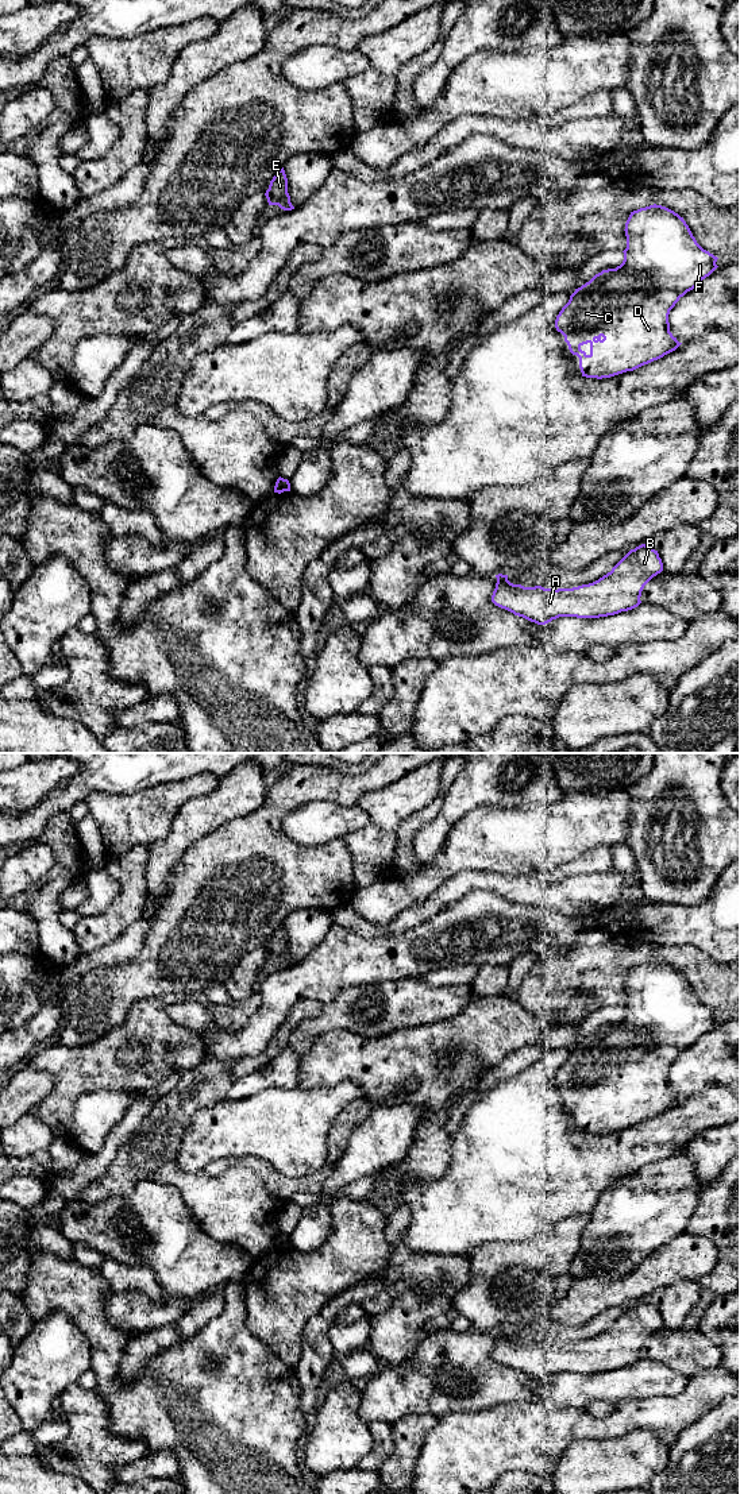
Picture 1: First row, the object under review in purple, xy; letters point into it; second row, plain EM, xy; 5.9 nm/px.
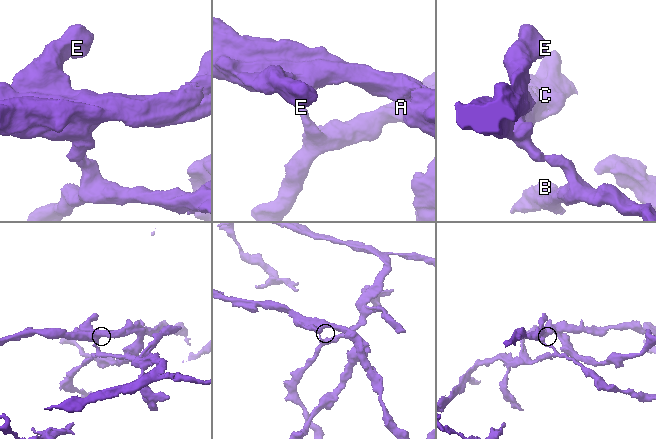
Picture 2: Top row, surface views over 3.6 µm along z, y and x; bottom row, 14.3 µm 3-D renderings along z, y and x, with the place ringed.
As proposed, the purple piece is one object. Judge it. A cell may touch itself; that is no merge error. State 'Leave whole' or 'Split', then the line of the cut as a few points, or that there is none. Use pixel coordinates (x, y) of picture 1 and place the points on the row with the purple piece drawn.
Split. Split along xy (282, 479), (285, 490)

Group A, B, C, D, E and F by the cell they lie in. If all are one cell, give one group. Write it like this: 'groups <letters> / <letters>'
groups A B / C D E F

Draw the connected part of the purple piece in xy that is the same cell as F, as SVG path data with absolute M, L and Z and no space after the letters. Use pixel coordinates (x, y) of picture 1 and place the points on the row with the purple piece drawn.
M654 204L631 212L624 231L627 248L623 251L623 263L616 269L602 270L575 289L555 320L556 331L564 336L570 352L579 358L581 372L586 378L602 379L633 371L675 351L682 343L670 332L670 310L718 267L718 258L704 250L683 217L666 206Z

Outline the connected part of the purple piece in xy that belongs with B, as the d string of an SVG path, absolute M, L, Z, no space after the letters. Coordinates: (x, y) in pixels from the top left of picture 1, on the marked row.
M641 544L598 580L573 588L524 587L498 574L492 602L537 625L559 617L608 617L637 607L644 586L662 571L658 551Z

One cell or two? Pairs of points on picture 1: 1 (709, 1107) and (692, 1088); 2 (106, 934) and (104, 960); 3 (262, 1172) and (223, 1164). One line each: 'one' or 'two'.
1: two
2: two
3: one

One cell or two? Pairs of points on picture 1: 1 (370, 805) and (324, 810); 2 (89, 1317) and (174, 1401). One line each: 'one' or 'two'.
1: two
2: one

